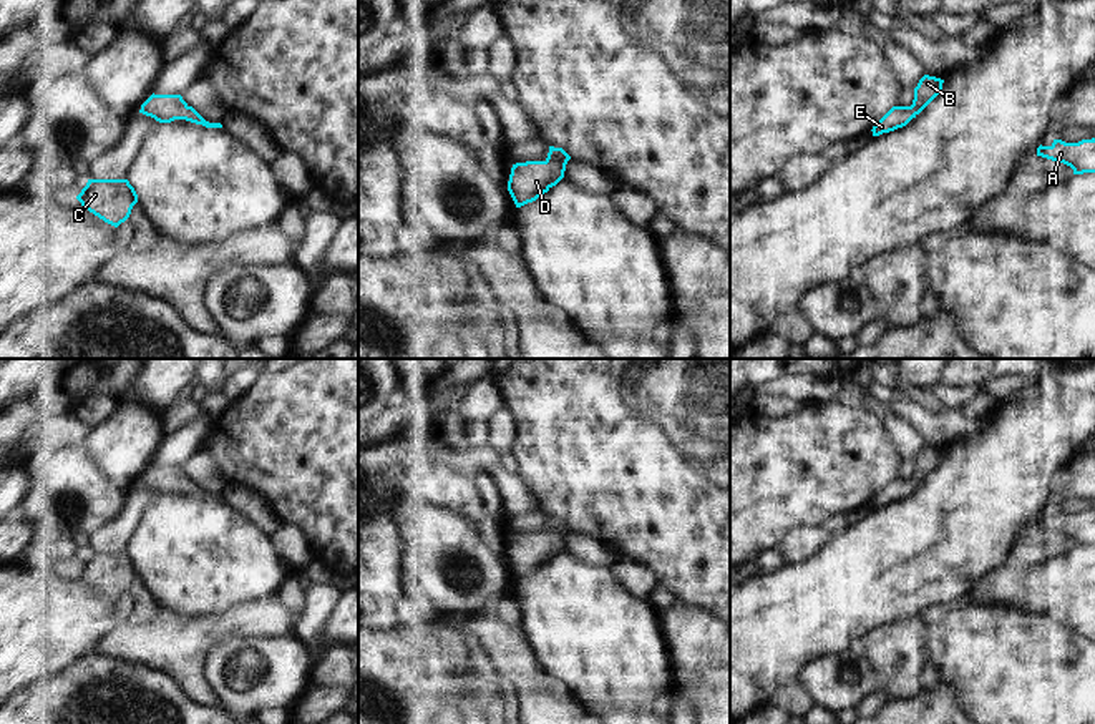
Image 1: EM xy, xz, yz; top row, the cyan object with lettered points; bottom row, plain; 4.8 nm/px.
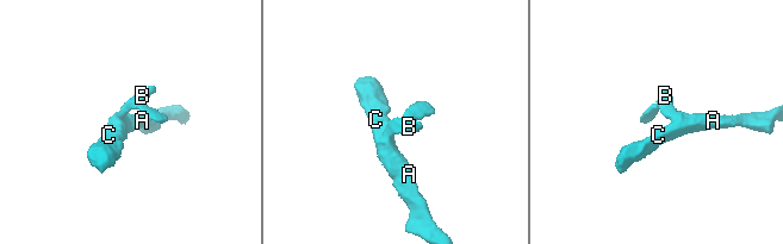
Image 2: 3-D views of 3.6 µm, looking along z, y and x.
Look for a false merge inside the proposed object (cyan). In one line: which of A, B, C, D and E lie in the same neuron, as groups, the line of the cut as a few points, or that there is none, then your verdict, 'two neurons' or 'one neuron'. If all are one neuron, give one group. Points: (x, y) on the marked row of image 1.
A B C D E; no cut; one neuron

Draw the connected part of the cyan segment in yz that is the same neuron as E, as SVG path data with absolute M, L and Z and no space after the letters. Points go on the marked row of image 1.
M924 75L914 88L911 106L893 106L874 126L873 136L894 131L916 118L942 90L944 80Z

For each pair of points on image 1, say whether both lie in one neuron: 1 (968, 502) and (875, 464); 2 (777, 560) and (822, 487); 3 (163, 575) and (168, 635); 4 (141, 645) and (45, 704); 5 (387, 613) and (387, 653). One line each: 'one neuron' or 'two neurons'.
1: two neurons
2: two neurons
3: two neurons
4: two neurons
5: two neurons

